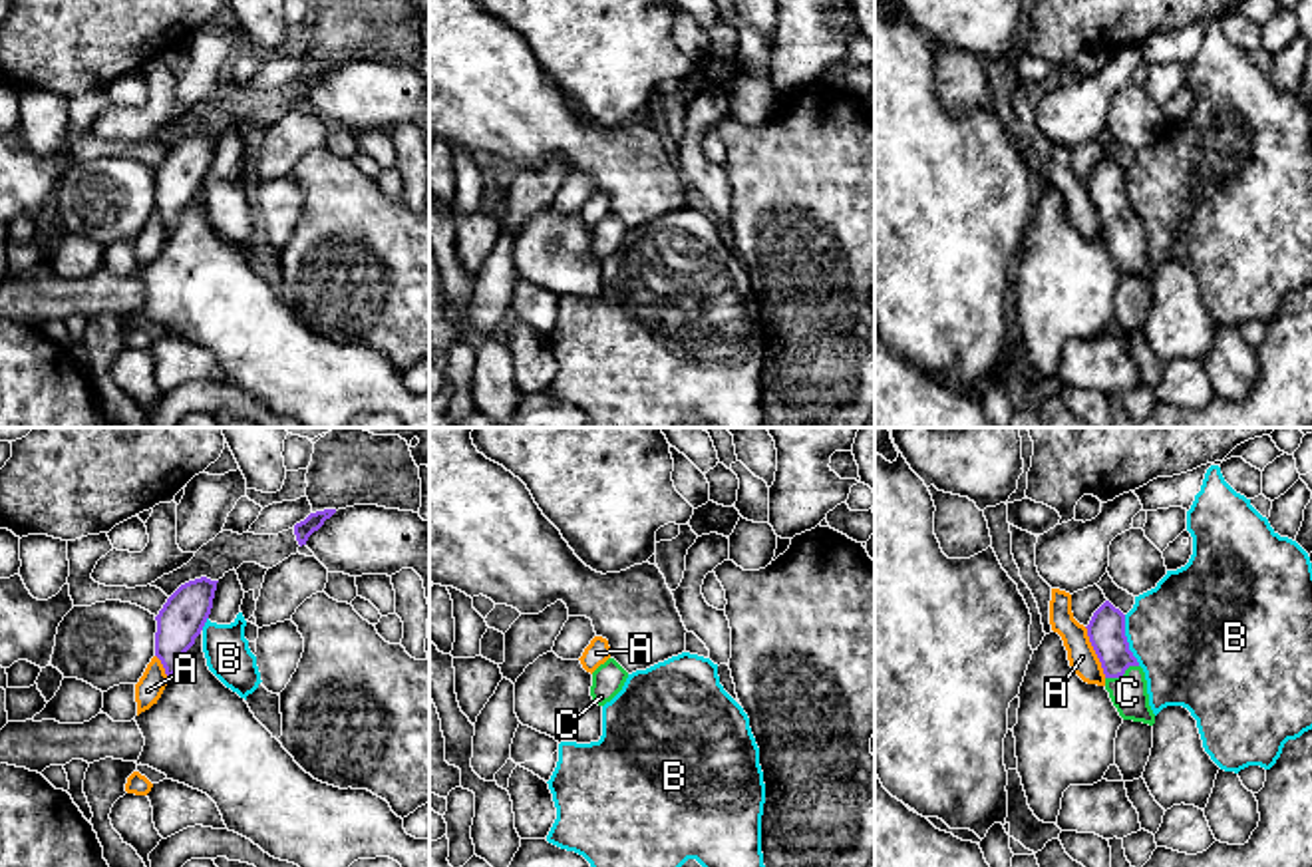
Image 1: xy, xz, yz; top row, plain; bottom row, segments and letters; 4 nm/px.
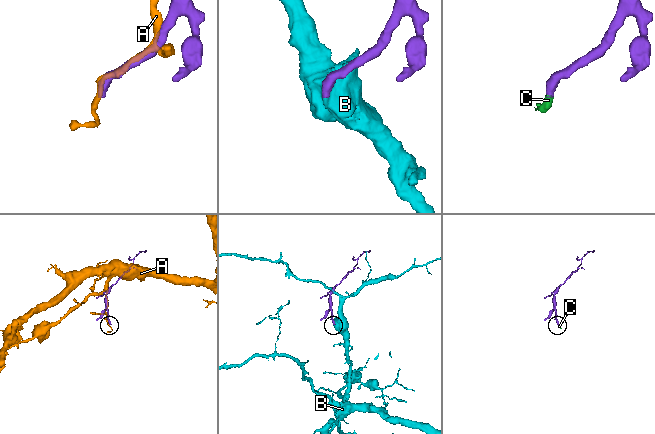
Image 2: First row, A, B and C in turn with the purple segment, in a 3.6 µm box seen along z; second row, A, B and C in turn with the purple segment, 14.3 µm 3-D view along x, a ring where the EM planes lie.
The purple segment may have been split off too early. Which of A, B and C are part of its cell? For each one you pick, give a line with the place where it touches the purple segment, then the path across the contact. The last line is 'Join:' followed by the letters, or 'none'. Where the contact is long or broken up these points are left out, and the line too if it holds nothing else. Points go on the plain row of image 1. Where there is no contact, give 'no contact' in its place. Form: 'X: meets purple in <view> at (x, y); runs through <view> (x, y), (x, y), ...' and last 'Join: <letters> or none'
C: meets purple in yz at (1122, 229); runs through yz (1106, 185), (1122, 229), (1128, 247)
Join: C

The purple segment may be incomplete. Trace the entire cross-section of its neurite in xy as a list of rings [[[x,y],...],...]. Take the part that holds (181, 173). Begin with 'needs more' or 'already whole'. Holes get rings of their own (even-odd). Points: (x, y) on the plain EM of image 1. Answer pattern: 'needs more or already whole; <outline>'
already whole; [[[201,131],[181,139],[155,171],[155,211],[161,215],[167,233],[177,227],[181,211],[201,189],[213,163],[217,137]]]

